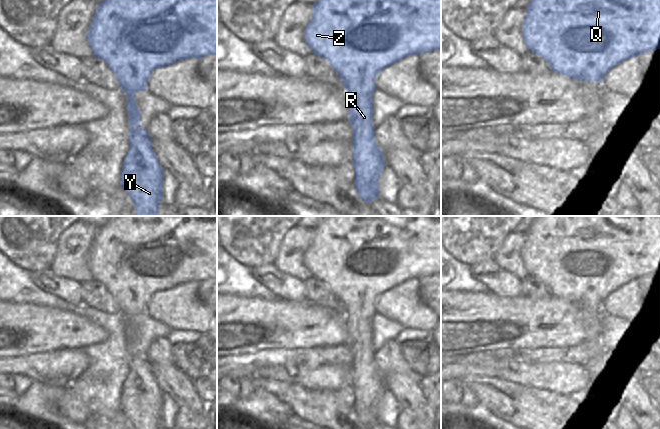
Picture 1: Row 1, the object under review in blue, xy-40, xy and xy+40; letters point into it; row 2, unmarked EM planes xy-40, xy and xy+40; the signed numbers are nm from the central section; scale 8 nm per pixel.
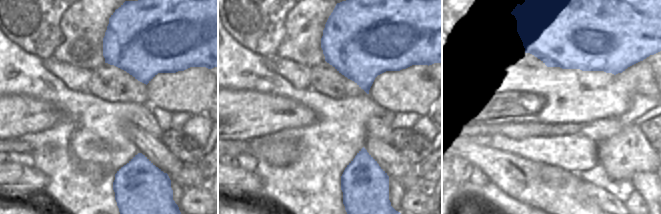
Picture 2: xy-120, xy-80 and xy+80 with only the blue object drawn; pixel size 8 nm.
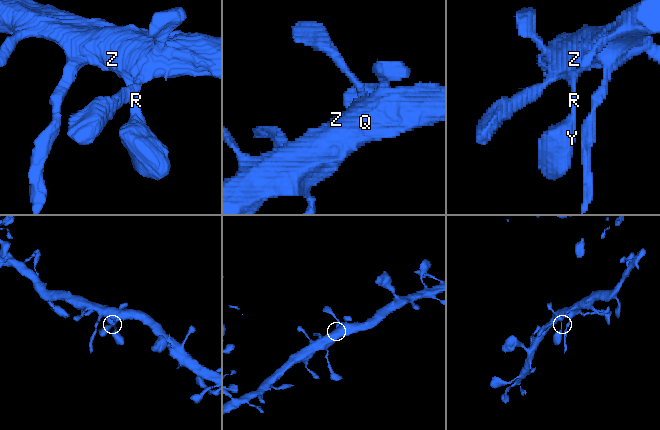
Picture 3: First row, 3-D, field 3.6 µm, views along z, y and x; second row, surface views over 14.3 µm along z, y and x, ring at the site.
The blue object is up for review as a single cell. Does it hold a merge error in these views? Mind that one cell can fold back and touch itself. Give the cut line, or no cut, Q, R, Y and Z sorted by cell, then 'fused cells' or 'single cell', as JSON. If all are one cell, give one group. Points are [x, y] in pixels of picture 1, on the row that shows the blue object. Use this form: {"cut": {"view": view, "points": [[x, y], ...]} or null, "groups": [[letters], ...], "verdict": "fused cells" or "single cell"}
{"cut": null, "groups": [["Q", "R", "Y", "Z"]], "verdict": "single cell"}

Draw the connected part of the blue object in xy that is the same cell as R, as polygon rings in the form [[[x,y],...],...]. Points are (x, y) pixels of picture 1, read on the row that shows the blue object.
[[[318,0],[304,30],[304,40],[312,53],[325,59],[338,74],[348,98],[348,121],[352,126],[352,164],[358,196],[370,203],[378,197],[378,178],[386,165],[374,138],[372,94],[376,76],[393,63],[411,55],[441,49],[441,0]]]

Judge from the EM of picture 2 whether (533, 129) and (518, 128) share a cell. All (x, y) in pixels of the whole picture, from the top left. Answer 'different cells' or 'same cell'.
same cell

